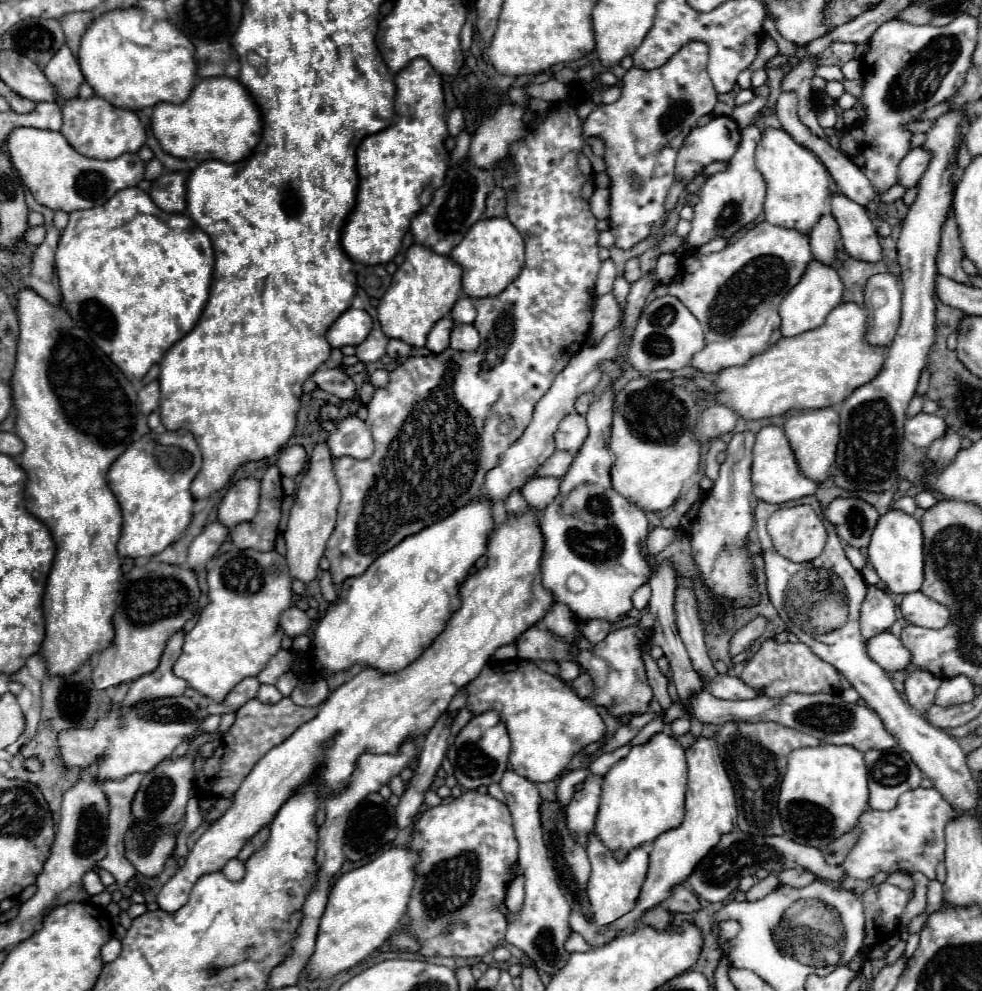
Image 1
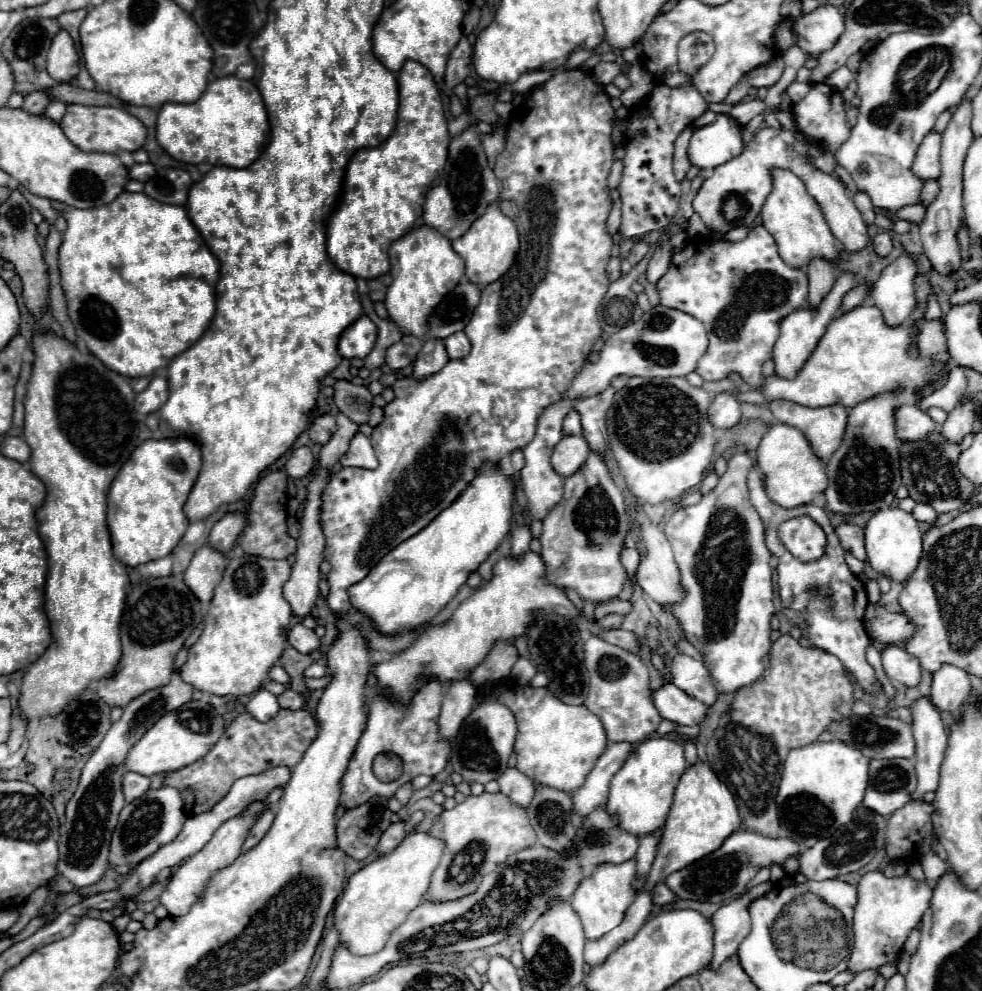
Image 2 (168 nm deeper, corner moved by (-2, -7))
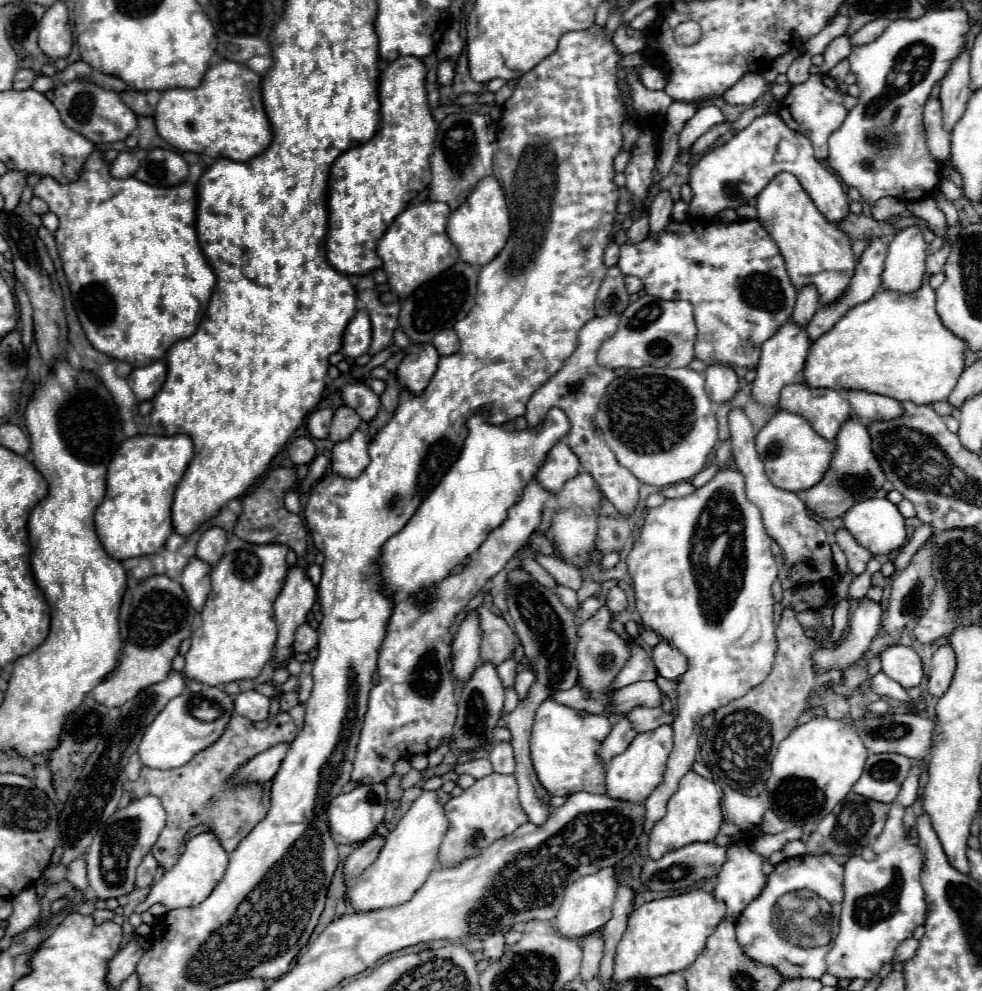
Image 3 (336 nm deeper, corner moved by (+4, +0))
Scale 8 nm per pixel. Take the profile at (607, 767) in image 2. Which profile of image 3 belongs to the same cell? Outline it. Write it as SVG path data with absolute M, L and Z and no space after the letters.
M621 717L615 721L613 725L613 731L607 735L607 739L601 743L601 749L599 749L599 755L603 759L613 759L615 755L623 753L629 743L635 739L637 731L631 727L631 721L627 717Z

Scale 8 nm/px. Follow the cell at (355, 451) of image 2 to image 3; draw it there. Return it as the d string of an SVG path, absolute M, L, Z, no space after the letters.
M355 431L347 441L339 441L333 447L331 473L337 473L341 477L359 477L369 465L367 445L369 439L361 431Z

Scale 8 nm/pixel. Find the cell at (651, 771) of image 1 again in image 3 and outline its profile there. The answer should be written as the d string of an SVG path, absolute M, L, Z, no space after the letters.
M661 725L649 733L639 733L621 755L613 757L607 763L607 795L613 799L643 803L649 797L649 793L661 783L671 749L673 749L671 725Z

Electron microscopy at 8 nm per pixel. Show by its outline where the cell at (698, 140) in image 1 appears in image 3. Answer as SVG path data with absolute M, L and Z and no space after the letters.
M705 103L703 107L697 109L697 113L685 123L683 131L679 133L679 145L681 145L681 149L687 151L703 133L707 133L713 125L723 123L723 121L725 119L723 119L721 109L715 107L715 105Z

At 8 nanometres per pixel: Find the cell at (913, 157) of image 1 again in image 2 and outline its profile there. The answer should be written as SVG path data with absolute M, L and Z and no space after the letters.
M929 132L925 136L925 140L921 142L921 146L917 150L917 156L915 156L915 164L913 164L915 176L919 176L921 180L939 178L939 174L941 174L939 150L941 150L941 134Z

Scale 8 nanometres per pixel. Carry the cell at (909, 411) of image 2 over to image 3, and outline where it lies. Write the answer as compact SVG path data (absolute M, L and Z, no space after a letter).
M849 389L847 399L849 399L855 415L859 415L863 419L869 419L869 421L873 421L873 419L887 421L887 419L895 419L903 413L901 403L891 399L891 397L885 397L885 395Z

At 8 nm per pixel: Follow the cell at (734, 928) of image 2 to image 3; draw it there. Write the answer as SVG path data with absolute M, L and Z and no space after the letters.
M753 841L729 849L729 857L725 859L725 865L721 865L713 891L715 899L725 901L727 919L735 921L749 901L753 901L765 887L767 875L763 873L763 863L765 859L755 853Z

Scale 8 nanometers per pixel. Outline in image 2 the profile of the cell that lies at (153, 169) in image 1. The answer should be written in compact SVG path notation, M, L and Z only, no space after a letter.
M135 164L135 166L131 166L131 170L129 170L129 176L133 178L133 180L141 180L141 182L147 182L151 176L155 176L155 166L153 164Z

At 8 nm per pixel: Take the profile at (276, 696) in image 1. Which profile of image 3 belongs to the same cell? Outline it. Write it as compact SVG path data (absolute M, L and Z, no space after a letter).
M245 691L235 697L235 713L251 721L263 721L269 715L269 699L257 691Z

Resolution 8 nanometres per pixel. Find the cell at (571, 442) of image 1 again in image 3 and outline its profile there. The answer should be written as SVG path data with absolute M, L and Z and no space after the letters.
M559 441L547 455L545 463L541 465L539 473L535 475L537 481L541 481L541 485L545 485L545 489L549 489L549 493L559 493L561 485L565 485L565 481L577 477L579 473L579 459L577 455L567 447L565 441Z

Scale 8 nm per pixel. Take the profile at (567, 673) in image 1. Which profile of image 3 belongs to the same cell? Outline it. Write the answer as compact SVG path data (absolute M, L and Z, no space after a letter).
M529 669L517 673L517 677L515 677L515 691L517 691L519 699L525 699L525 697L527 697L529 687L531 687L533 681L535 681L535 675L533 675Z

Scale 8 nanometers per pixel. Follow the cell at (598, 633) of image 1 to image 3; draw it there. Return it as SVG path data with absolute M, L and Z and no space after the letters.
M617 585L613 589L609 589L607 593L607 601L605 601L607 609L609 611L623 611L627 607L627 597L625 597L625 591Z

